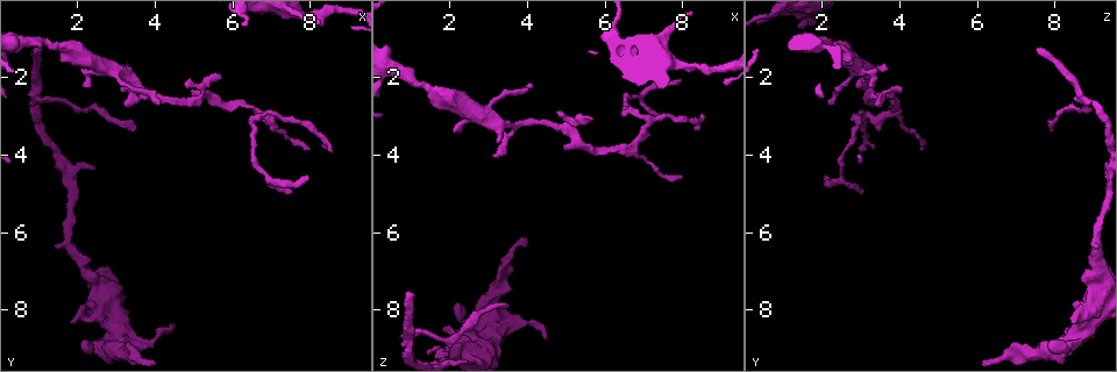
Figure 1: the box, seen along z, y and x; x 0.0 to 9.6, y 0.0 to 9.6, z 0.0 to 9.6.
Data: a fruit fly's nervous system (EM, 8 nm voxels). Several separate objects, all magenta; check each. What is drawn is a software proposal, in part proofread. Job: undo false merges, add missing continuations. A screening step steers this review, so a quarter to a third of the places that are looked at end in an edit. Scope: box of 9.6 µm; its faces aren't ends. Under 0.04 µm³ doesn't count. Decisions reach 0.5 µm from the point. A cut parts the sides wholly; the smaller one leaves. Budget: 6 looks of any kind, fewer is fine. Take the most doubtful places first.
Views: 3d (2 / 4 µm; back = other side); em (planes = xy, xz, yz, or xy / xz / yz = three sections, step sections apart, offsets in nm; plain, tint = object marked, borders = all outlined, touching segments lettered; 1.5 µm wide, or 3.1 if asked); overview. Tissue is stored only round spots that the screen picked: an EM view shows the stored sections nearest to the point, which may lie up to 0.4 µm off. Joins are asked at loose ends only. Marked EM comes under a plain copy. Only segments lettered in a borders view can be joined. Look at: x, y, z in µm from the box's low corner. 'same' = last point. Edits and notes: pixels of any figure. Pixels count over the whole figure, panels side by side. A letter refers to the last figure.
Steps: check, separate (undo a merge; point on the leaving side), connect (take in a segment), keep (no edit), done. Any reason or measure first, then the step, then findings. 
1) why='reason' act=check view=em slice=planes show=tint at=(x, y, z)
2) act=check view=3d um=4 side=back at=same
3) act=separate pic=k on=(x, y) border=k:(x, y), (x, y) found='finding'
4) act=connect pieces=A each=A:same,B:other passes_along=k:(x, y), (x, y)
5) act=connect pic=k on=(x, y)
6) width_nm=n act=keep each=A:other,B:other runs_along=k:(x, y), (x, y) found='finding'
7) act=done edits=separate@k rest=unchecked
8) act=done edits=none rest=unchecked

why='an open end' act=check view=em slice=yz step=8 show=tint at=(4.55, 8.40, 8.75)

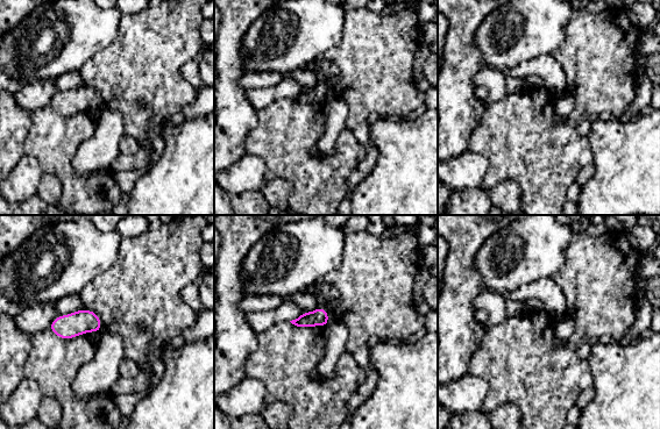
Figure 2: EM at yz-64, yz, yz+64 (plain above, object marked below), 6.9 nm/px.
act=check view=em slice=planes show=borders at=same

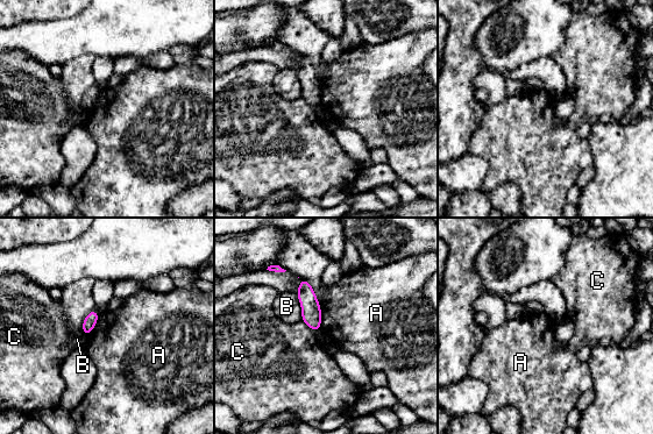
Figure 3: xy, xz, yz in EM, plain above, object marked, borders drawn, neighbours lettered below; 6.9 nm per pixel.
act=keep each=A:other,B:other,C:other border=3:(319, 303), (321, 329) found='no lettered segment goes on from it'

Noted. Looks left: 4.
why='abrupt turn' act=check view=em slice=yz step=8 show=tint at=(0.95, 2.55, 8.75)

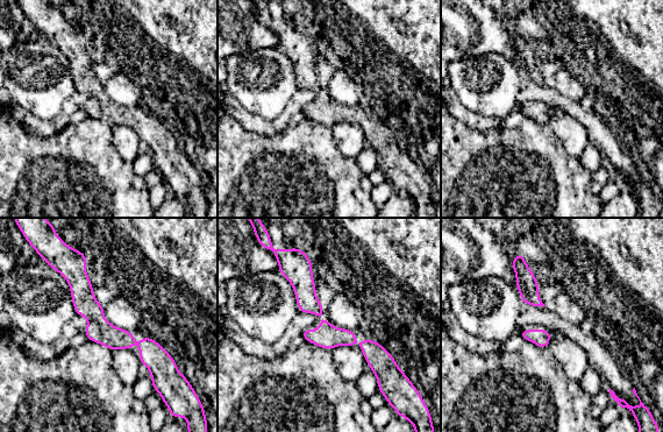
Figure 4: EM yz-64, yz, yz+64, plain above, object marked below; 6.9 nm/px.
why='cut it another way' act=check view=em slice=planes show=borders at=same

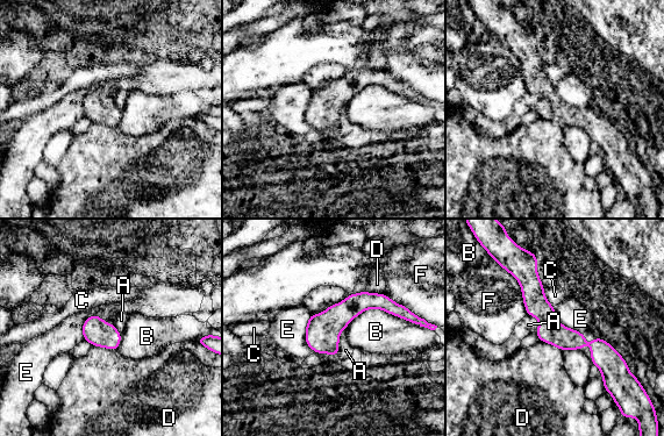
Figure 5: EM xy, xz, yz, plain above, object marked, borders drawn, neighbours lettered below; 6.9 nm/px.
width_nm=180 act=keep each=A:other,B:other,C:other,D:other,E:other,F:other border=5:(101, 316), (85, 319), (81, 338) found='one cell here'

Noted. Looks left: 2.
act=check view=em slice=yz step=4 show=borders at=(3.30, 1.75, 3.60)

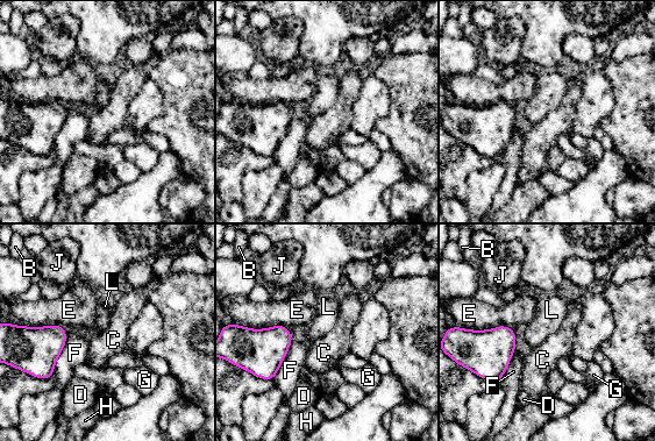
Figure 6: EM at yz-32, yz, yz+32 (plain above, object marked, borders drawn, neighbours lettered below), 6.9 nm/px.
act=check view=em slice=planes show=borders at=same

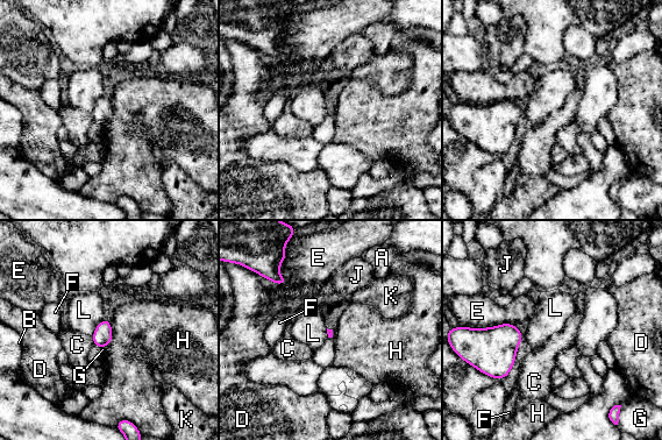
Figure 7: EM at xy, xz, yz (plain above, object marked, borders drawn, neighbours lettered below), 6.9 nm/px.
act=keep each=A:other,B:other,C:other,D:other,E:other,F:other,G:other,H:other,J:other,K:other,L:other border=7:(108, 317), (112, 341), (104, 349) found='no lettered segment goes on from it'

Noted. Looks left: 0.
act=done edits=none rest=unchecked

